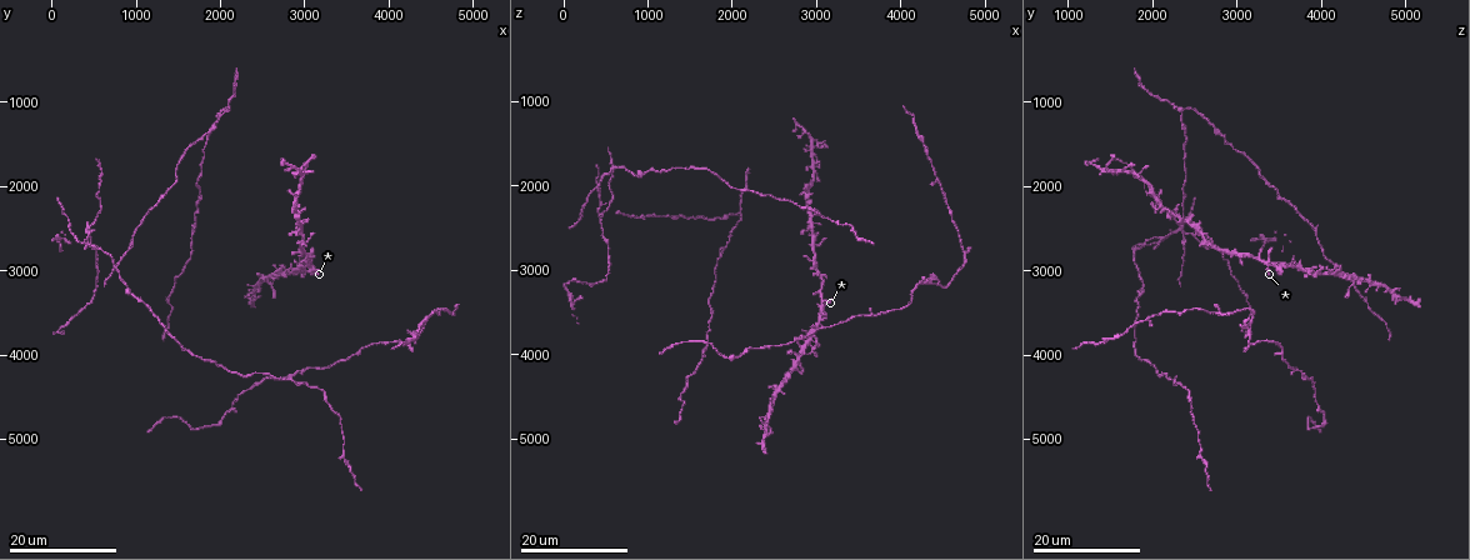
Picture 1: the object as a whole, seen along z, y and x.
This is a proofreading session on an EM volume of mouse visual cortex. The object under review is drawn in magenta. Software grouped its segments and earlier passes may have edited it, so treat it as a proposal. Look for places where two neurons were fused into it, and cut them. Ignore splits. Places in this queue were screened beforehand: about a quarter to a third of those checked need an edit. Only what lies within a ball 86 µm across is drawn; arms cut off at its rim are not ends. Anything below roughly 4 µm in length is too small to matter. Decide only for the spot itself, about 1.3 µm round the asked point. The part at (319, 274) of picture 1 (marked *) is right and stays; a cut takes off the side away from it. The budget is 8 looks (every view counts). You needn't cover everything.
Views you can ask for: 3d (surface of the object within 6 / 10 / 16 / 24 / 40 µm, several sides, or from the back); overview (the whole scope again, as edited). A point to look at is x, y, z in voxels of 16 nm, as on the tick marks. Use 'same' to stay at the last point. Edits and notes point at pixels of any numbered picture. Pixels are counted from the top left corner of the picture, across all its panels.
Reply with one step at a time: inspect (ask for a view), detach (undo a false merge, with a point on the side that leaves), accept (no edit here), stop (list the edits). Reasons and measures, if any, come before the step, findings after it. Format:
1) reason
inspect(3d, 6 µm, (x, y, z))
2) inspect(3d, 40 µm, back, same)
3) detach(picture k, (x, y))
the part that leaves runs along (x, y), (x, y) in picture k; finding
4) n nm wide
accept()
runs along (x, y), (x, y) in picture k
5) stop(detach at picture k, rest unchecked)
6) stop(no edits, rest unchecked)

inspect(3d, 24 µm, (3700, 3900, 3550))

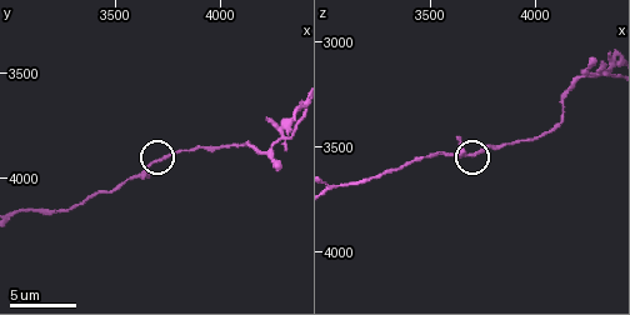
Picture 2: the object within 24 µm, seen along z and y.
inspect(3d, 10 µm, (3680, 3930, 3530))

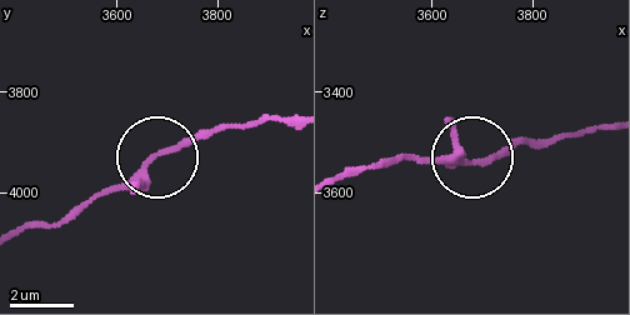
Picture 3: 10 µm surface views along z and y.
accept()
one neuron here

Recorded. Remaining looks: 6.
three-way junction
inspect(3d, 24 µm, (3450, 5200, 2600))

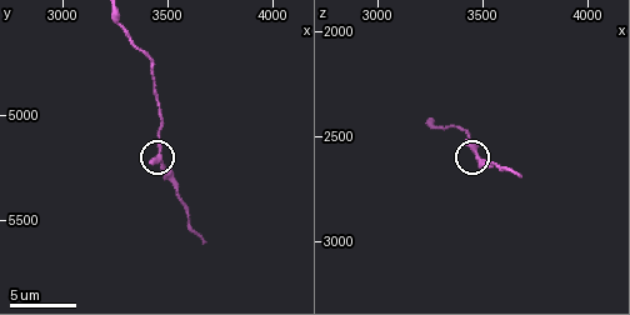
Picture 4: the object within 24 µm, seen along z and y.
inspect(3d, 6 µm, (3470, 5210, 2560))

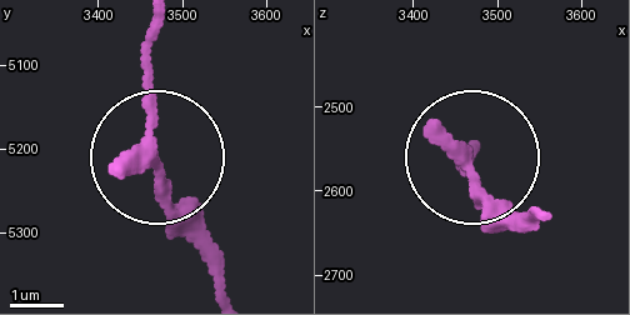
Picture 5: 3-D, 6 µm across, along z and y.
230 nm wide
accept()
continuous, no second neuron

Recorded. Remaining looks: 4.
four arms meet
inspect(3d, 6 µm, (4250, 3820, 3150))

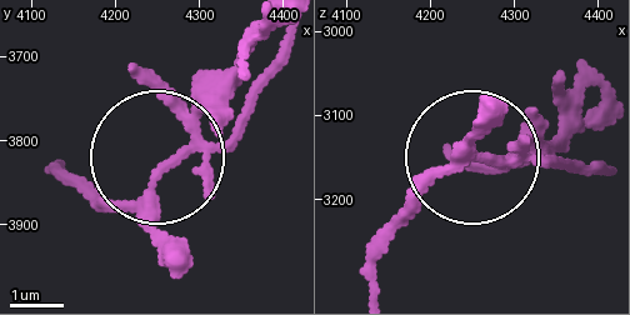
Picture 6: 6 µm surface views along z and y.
inspect(3d, 6 µm, back, (4260, 3830, 3150))

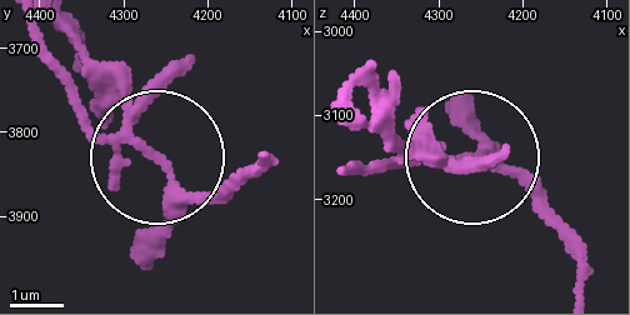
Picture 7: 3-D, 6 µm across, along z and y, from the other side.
4 arms
detach(picture 7, (170, 68))
two neurons meet here

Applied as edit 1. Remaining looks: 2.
stop(detach at picture 7, rest unchecked)

